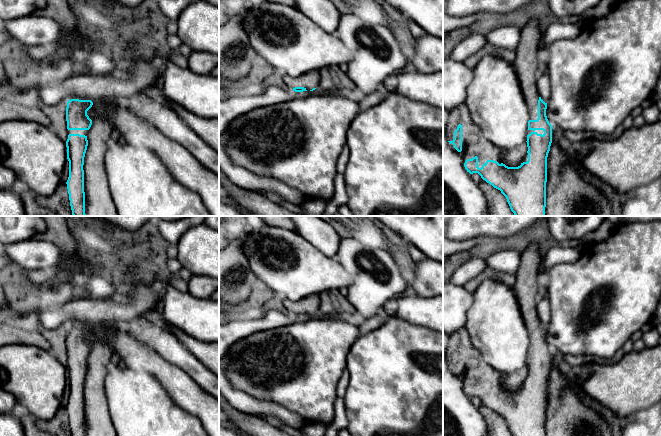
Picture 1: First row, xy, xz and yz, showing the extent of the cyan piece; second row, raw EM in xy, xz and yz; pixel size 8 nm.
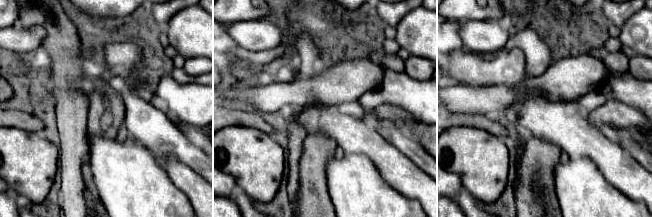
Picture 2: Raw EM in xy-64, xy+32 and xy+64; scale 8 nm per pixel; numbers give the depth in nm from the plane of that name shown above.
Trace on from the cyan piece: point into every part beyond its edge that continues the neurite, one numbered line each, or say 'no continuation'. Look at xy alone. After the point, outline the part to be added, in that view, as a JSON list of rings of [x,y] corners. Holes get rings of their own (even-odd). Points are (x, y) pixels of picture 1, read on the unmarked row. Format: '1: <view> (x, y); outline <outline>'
1: xy (82, 356); outline [[[68,354],[67,358],[80,358],[80,359],[85,359],[87,360],[89,354]]]

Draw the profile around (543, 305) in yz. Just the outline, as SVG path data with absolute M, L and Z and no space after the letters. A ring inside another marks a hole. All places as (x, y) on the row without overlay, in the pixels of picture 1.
M547 296L538 299L537 302L537 310L538 310L538 316L541 321L541 323L547 327L550 323L550 300Z

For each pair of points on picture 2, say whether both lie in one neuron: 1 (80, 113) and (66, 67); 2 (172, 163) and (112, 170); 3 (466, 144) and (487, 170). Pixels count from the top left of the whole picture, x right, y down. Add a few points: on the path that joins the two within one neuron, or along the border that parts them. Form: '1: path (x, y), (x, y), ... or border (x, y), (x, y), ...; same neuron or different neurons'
1: path (72, 102), (70, 93), (66, 89), (66, 78); same neuron
2: border (160, 165), (174, 185); different neurons
3: path (470, 150), (483, 164); same neuron

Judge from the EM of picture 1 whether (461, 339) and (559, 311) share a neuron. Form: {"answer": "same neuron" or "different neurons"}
{"answer": "different neurons"}

